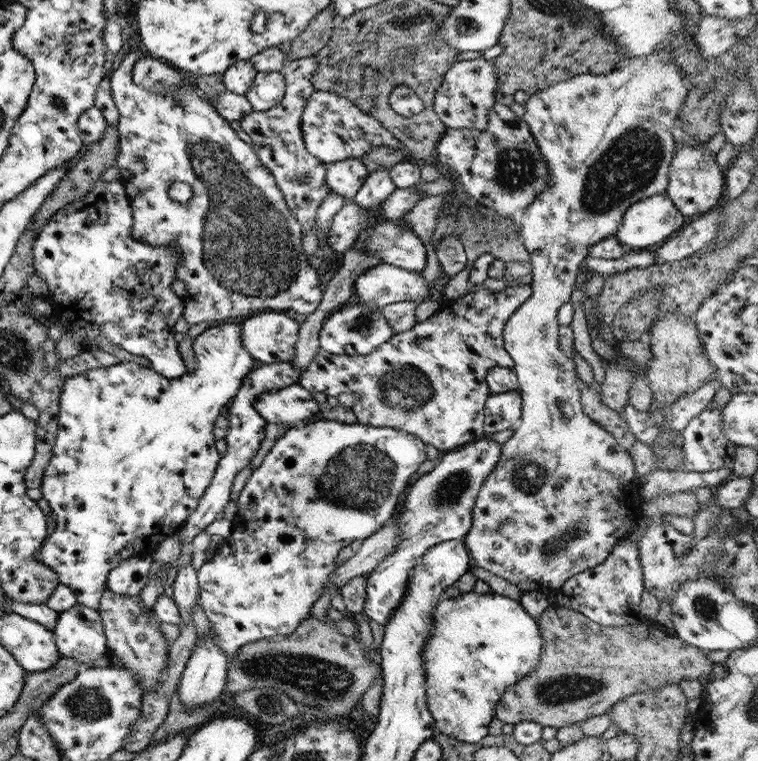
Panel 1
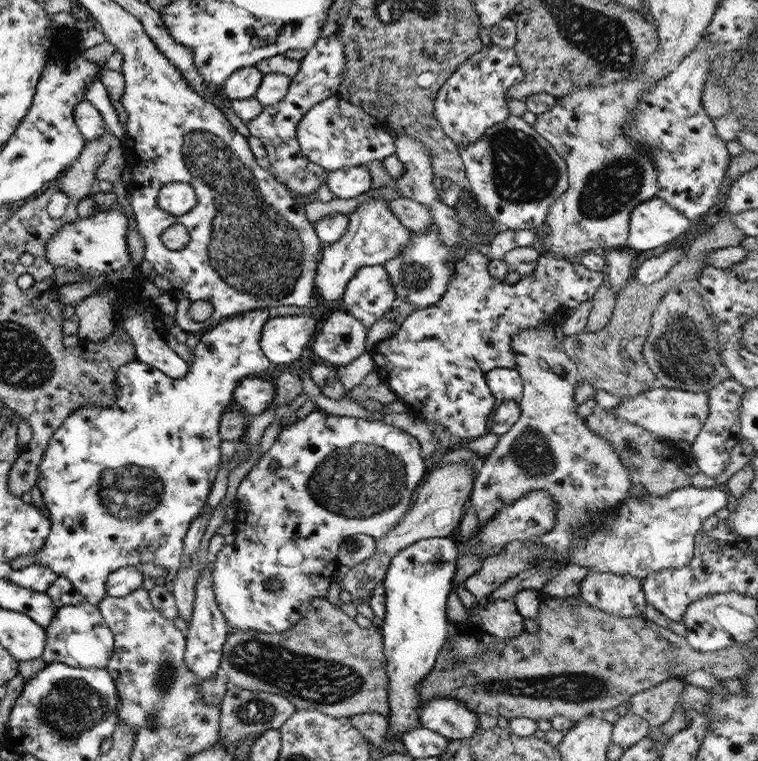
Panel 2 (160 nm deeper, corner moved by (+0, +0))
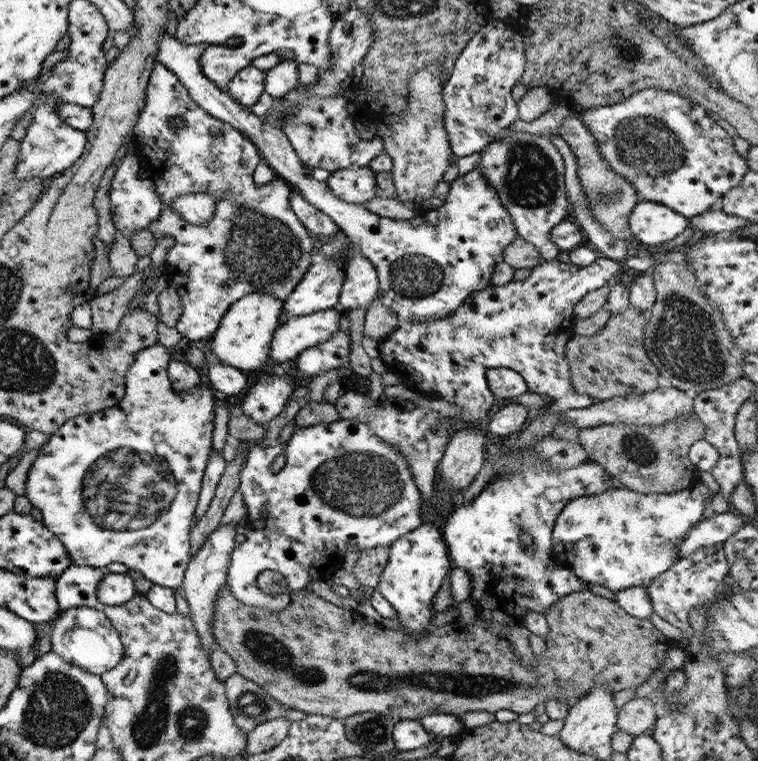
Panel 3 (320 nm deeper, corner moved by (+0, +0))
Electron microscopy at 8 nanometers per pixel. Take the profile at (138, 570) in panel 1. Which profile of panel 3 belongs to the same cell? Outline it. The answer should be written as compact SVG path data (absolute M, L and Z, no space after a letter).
M109 573L98 579L96 600L100 606L119 606L127 603L136 594L132 573Z

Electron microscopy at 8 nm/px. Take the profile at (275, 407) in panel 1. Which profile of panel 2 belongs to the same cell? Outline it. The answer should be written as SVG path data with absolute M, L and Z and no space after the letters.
M259 376L239 379L233 392L233 401L241 406L247 416L259 416L275 402L275 387Z

